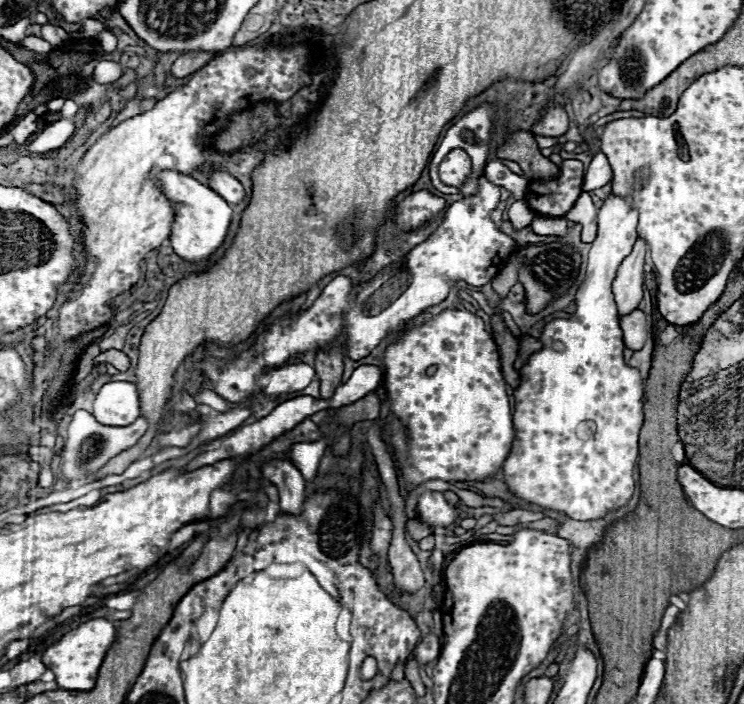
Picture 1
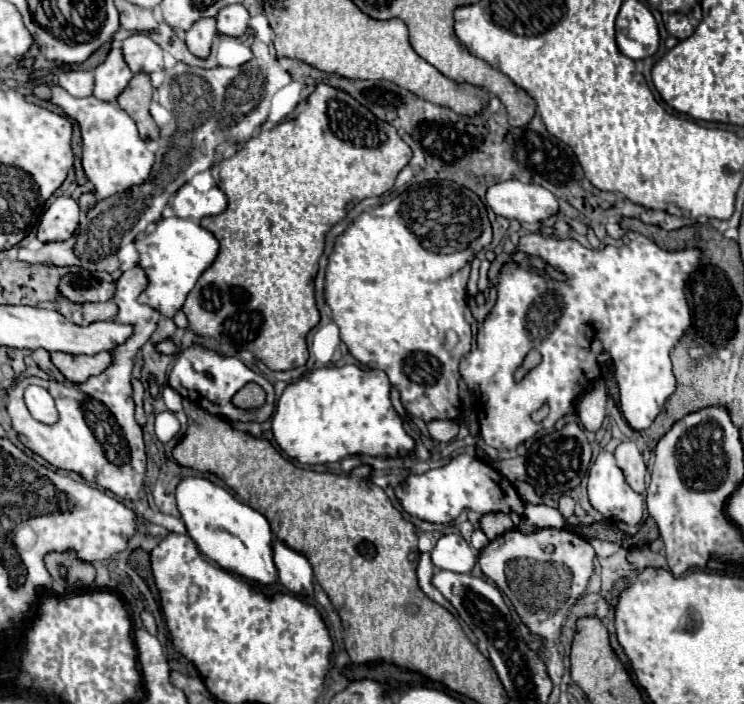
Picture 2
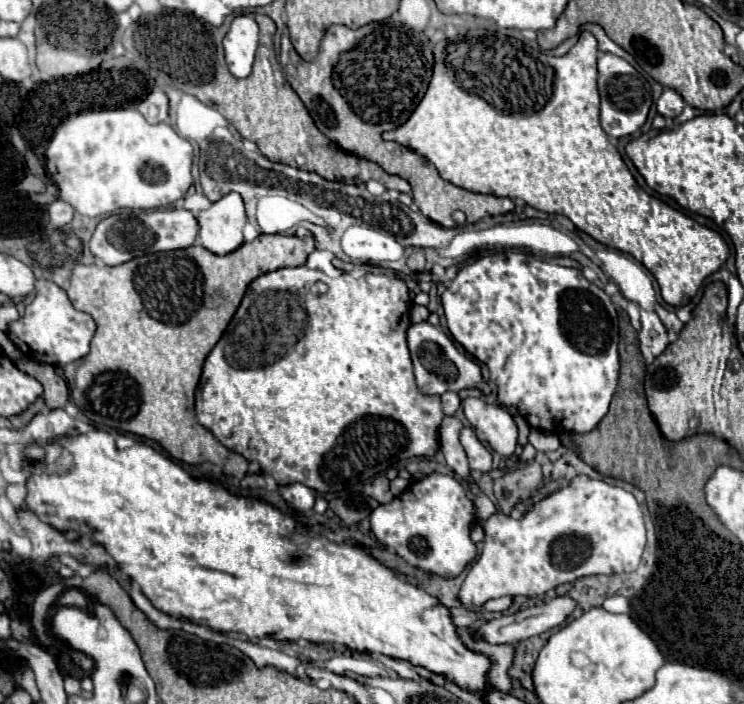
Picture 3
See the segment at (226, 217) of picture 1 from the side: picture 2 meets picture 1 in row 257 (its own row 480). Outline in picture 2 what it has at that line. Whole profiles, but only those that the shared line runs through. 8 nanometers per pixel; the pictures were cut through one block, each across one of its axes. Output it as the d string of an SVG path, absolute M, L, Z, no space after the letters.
M186 476L178 482L176 502L188 534L206 558L214 560L224 570L260 584L272 584L276 580L276 566L272 562L272 530L260 512L240 502L214 482L196 476Z

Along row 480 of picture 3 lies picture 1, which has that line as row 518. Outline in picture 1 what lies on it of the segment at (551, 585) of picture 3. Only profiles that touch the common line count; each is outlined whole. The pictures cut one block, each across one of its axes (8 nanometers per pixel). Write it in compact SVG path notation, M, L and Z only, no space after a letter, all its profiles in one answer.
M610 194L604 200L604 204L602 204L602 208L598 212L598 236L592 242L592 248L590 248L590 254L588 254L586 278L582 280L582 284L580 284L580 288L576 292L576 312L570 318L554 318L554 320L550 320L544 326L544 330L542 330L542 334L538 338L542 342L542 348L538 352L534 352L528 358L528 362L518 370L520 384L514 390L514 398L516 398L516 410L514 410L516 438L514 438L510 456L506 458L504 470L502 470L506 486L508 486L508 490L514 496L522 498L528 504L536 504L540 508L550 508L554 512L562 512L568 518L580 520L580 522L600 520L600 518L608 516L610 512L616 512L616 510L628 506L628 502L630 502L630 498L634 494L632 470L634 470L634 464L638 460L638 434L640 434L640 428L642 428L642 422L644 422L644 412L642 412L642 408L644 408L644 378L642 378L638 368L630 368L624 362L624 338L622 338L622 330L620 330L620 316L618 316L618 310L616 310L616 304L614 304L614 296L612 296L612 282L616 278L616 272L618 272L622 260L632 252L632 246L638 240L636 224L638 224L638 212L630 206L630 202L626 198Z

